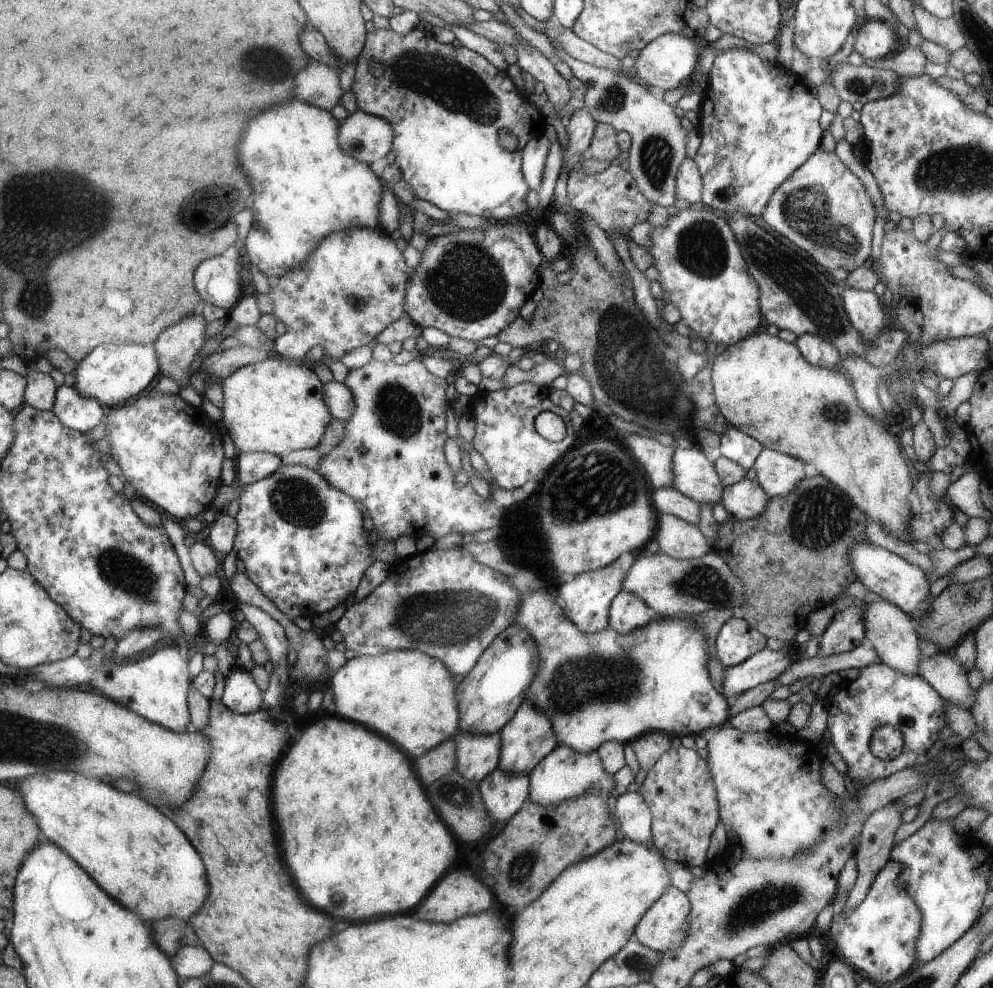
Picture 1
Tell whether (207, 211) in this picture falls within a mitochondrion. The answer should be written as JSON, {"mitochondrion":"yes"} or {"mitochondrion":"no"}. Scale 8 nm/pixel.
{"mitochondrion":"yes"}

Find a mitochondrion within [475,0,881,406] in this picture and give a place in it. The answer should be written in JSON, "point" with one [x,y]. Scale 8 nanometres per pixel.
{"point":[798,283]}

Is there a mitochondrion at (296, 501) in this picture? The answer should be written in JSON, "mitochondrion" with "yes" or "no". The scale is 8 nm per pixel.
{"mitochondrion":"yes"}

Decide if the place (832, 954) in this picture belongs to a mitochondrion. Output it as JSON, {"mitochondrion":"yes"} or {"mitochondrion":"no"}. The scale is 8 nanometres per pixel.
{"mitochondrion":"no"}

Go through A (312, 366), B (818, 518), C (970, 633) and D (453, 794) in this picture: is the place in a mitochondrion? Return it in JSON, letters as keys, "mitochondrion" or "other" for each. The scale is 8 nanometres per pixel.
{"A":"other","B":"mitochondrion","C":"other","D":"mitochondrion"}

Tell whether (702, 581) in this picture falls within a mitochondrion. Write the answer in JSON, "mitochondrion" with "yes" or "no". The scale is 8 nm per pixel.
{"mitochondrion":"yes"}

